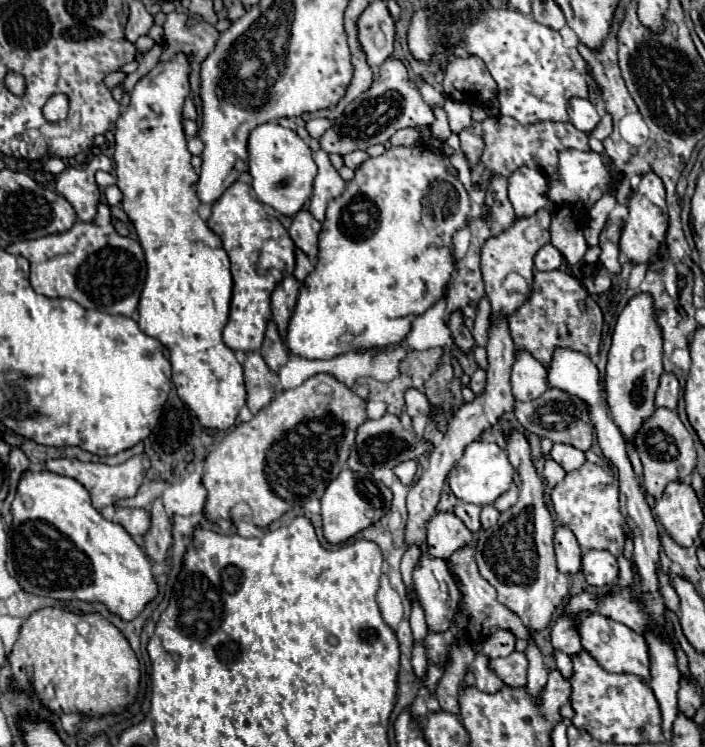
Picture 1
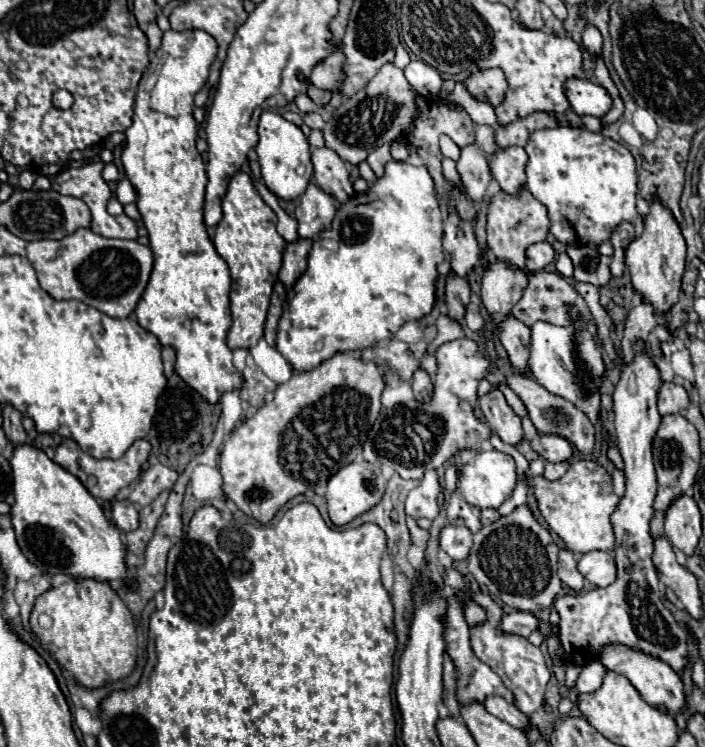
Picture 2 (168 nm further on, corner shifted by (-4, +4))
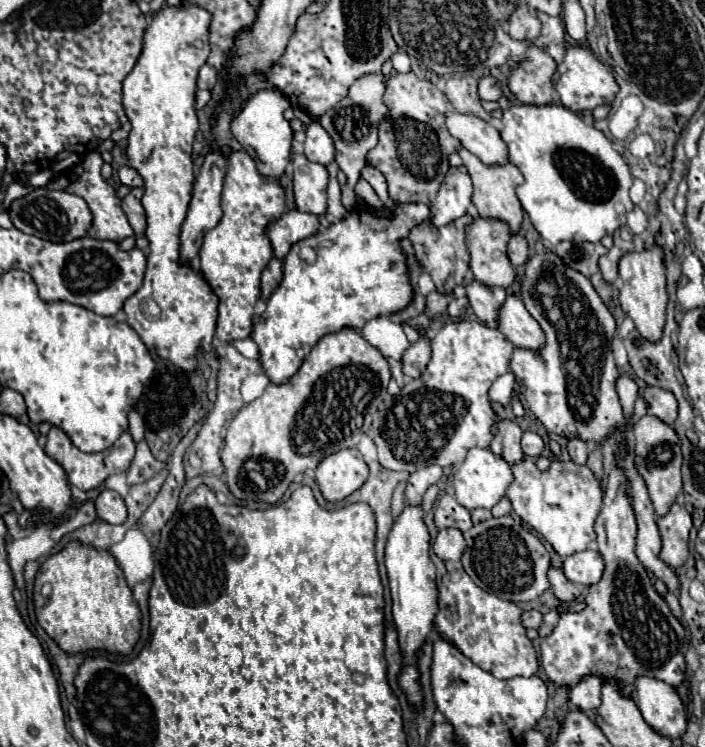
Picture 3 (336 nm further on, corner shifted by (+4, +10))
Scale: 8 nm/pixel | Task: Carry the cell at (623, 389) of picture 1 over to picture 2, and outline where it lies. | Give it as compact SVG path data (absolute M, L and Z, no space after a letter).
M644 342L632 344L632 362L622 370L620 380L614 388L614 416L616 416L616 438L626 462L626 494L612 514L616 532L616 566L618 578L606 588L594 588L590 592L574 592L556 598L554 608L560 614L560 646L566 662L588 664L600 658L600 648L608 642L632 646L662 658L680 672L688 664L688 636L674 620L670 610L660 600L660 580L652 562L654 540L648 532L652 518L652 504L656 496L656 470L652 462L652 438L660 426L660 414L656 408L658 388L662 384L660 372L644 348Z

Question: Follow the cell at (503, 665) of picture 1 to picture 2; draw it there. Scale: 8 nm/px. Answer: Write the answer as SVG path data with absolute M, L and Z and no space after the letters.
M458 592L464 600L466 596L472 596L482 608L486 608L488 612L488 622L482 624L482 626L476 626L476 628L470 628L470 642L472 642L472 650L474 654L484 662L488 664L504 682L504 686L508 686L508 690L512 690L512 694L516 694L516 702L514 706L524 712L524 714L532 714L536 712L542 704L544 704L544 690L546 690L546 684L550 680L550 672L546 668L546 662L544 662L544 656L540 652L538 646L530 644L526 638L522 636L506 636L506 634L500 634L498 632L498 620L500 616L504 614L502 608L490 598L490 596L484 596L484 594L474 594L474 592Z

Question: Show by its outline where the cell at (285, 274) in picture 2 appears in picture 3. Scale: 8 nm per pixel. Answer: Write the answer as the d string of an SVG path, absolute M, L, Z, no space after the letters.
M296 208L284 212L268 232L274 256L284 258L296 242L314 236L318 230L320 230L320 220L316 214L300 212Z

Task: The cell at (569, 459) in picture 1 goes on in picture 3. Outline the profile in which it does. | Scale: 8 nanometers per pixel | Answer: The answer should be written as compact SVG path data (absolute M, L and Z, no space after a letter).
M524 432L520 446L522 446L522 452L530 458L538 458L544 452L544 440L536 432Z

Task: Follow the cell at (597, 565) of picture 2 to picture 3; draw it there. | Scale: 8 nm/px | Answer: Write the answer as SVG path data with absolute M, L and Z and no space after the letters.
M582 550L564 558L562 570L570 582L592 586L602 578L604 560L596 550Z

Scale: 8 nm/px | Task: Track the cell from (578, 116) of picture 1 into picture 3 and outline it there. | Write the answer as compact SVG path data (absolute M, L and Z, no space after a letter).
M568 46L564 52L564 60L558 64L554 72L554 90L560 96L560 102L572 112L594 110L602 104L612 104L616 92L620 90L610 66L606 66L590 48L584 46Z

